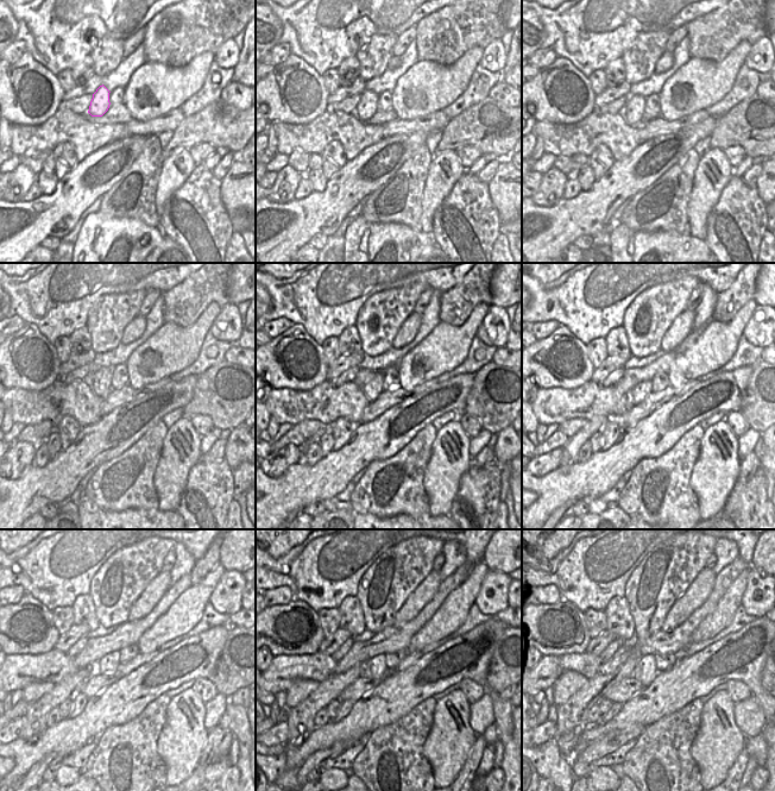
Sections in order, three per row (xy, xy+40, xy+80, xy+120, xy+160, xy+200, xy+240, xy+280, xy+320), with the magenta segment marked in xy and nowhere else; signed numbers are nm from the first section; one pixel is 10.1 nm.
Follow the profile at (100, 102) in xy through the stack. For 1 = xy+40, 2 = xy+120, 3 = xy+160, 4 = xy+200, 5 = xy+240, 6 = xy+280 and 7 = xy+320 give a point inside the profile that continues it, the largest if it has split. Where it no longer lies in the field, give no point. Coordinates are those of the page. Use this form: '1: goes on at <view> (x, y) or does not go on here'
1: goes on at xy+40 (367, 105)
2: goes on at xy+120 (102, 376)
3: goes on at xy+160 (372, 389)
4: goes on at xy+200 (640, 391)
5: goes on at xy+240 (109, 661)
6: goes on at xy+280 (375, 669)
7: goes on at xy+320 (646, 671)

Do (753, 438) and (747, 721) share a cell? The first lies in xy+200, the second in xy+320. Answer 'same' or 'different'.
same

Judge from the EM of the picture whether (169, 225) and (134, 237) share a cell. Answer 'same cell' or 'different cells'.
different cells

